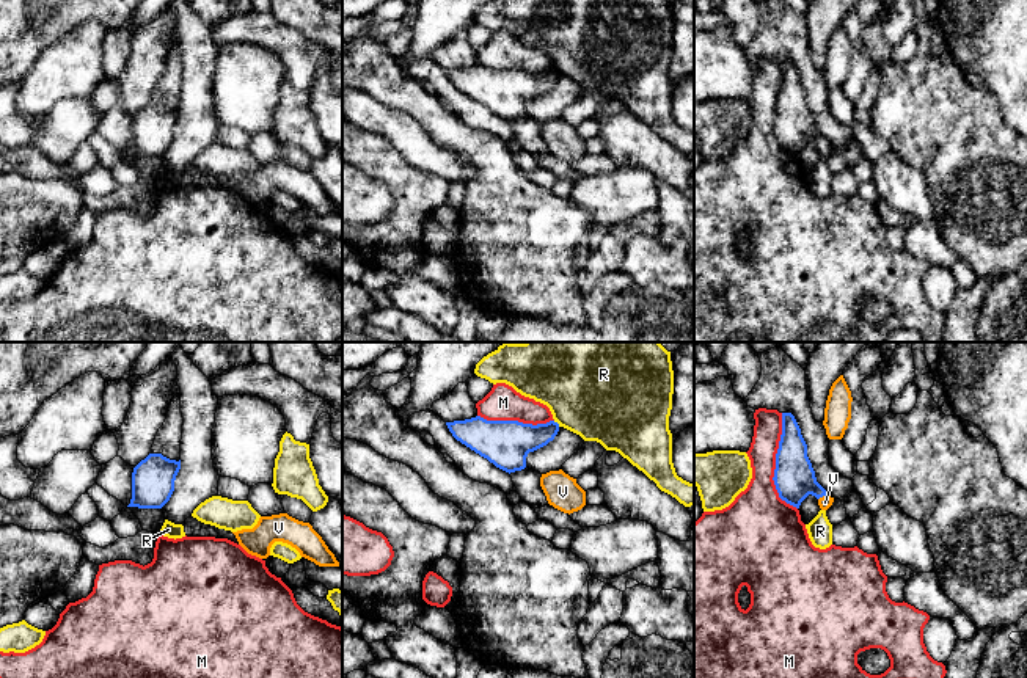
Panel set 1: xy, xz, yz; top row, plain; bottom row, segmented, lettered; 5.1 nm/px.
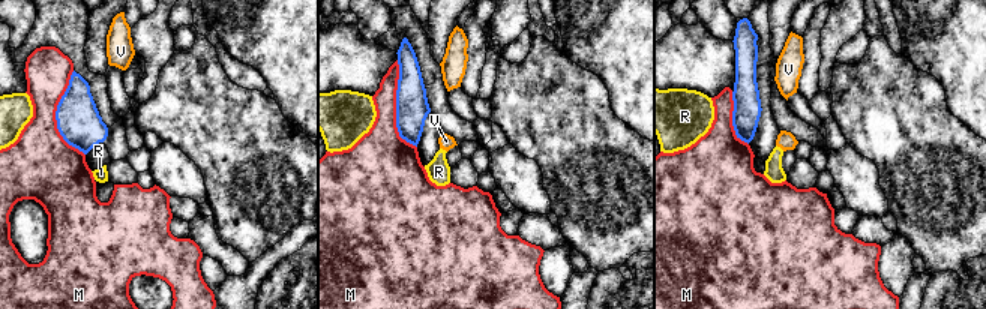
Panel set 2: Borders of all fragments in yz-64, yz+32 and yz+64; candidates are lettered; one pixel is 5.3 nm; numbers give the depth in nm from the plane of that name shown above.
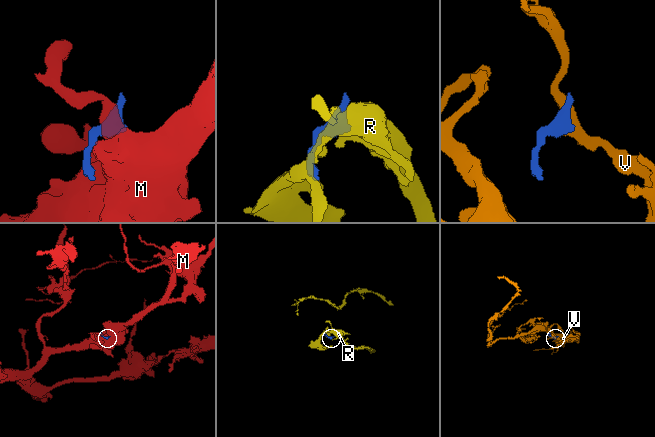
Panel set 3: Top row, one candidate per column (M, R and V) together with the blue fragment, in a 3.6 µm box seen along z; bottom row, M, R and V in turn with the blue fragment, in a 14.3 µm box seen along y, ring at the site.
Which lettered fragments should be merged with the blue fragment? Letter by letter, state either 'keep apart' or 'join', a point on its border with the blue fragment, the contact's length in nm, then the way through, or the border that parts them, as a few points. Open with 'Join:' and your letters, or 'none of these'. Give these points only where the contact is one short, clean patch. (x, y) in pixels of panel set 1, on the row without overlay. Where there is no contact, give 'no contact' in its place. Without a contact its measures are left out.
Join: V
M: keep apart | yz (776, 112) | 500 nm
R: keep apart | xz (556, 71) | 50 nm
V: join | yz (822, 145) | 60 nm | across yz (795, 127), (811, 134), (822, 145), (825, 151)

